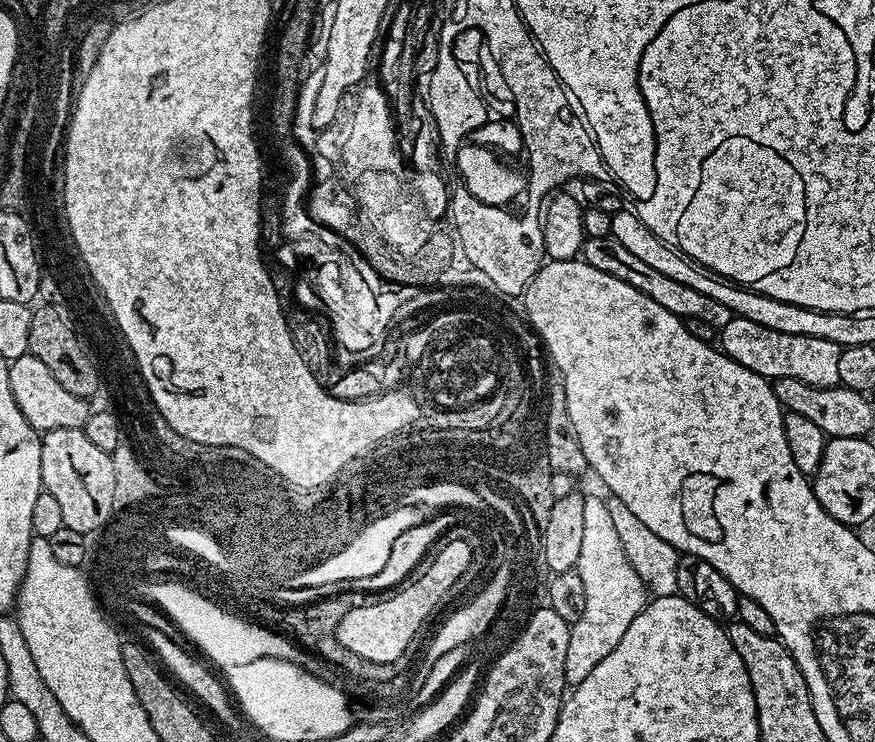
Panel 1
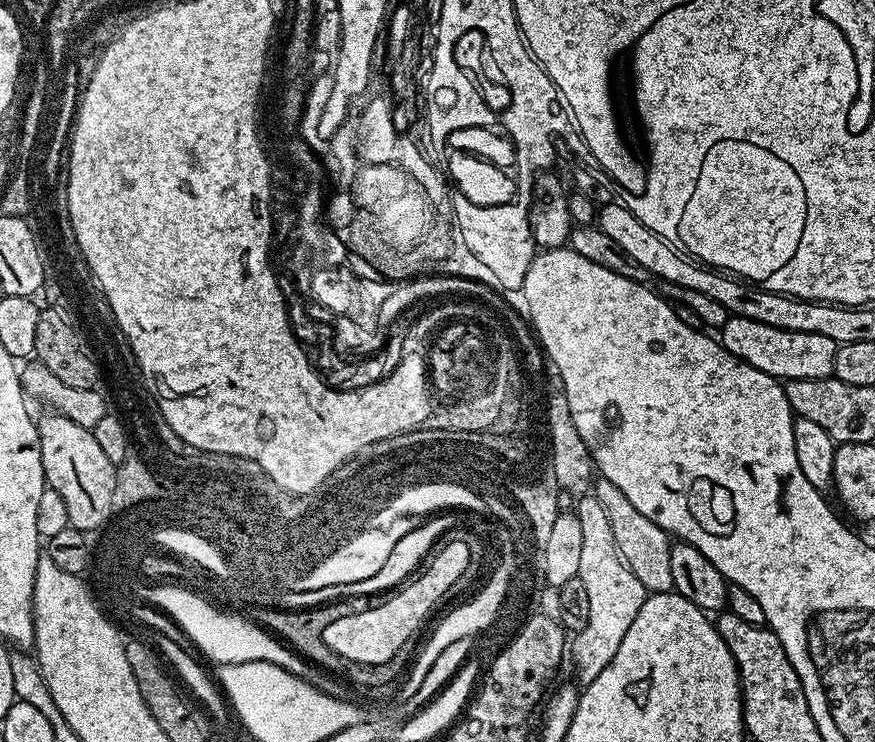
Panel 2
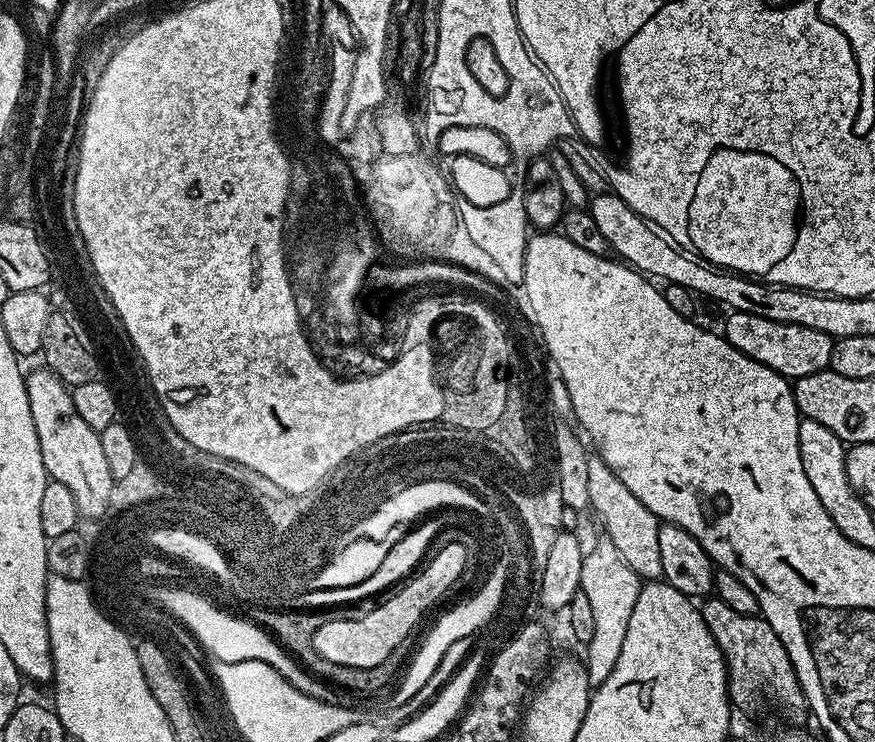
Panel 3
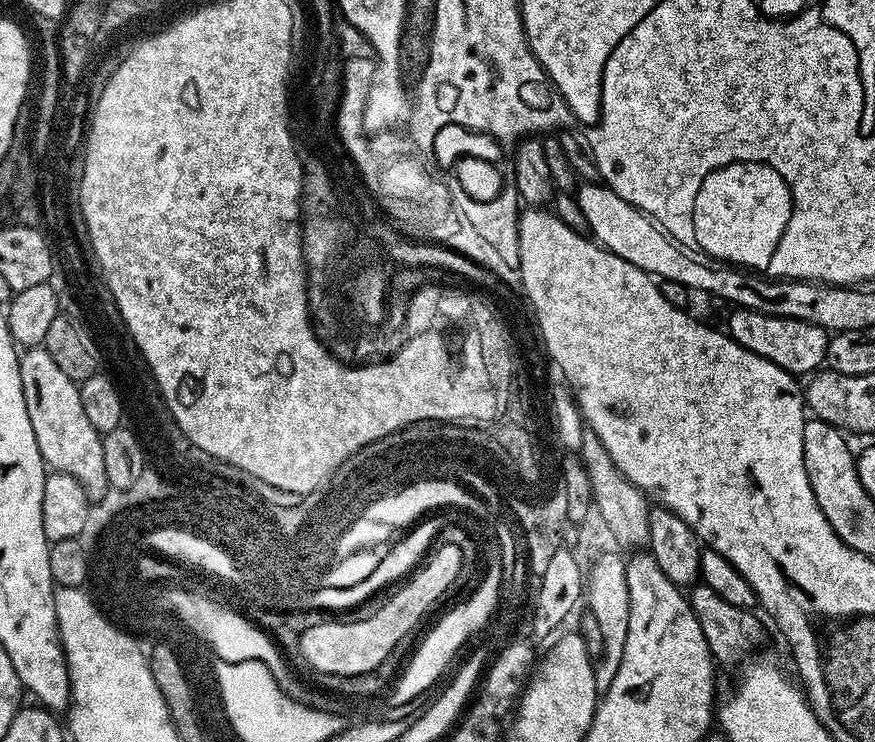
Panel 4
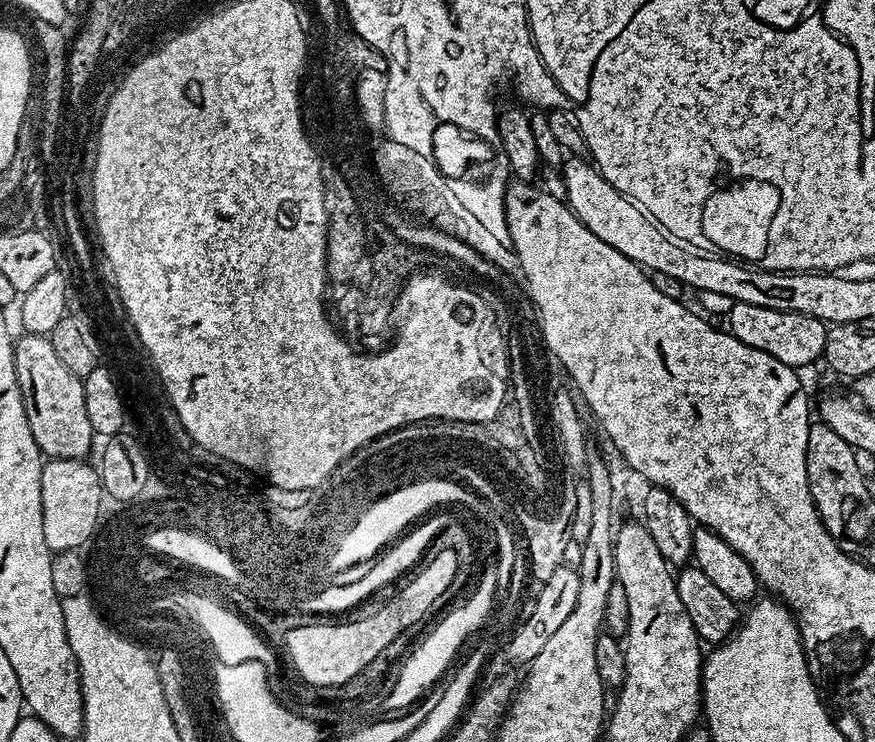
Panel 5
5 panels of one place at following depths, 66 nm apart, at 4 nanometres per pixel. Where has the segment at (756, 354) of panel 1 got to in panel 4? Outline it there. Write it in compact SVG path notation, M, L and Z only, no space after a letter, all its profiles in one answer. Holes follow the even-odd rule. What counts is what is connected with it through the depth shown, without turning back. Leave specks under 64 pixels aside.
M737 307L735 311L728 320L726 331L746 350L782 366L782 370L793 374L815 373L825 363L830 336L817 324L796 320L793 316L772 316L768 312L756 312L753 308Z

